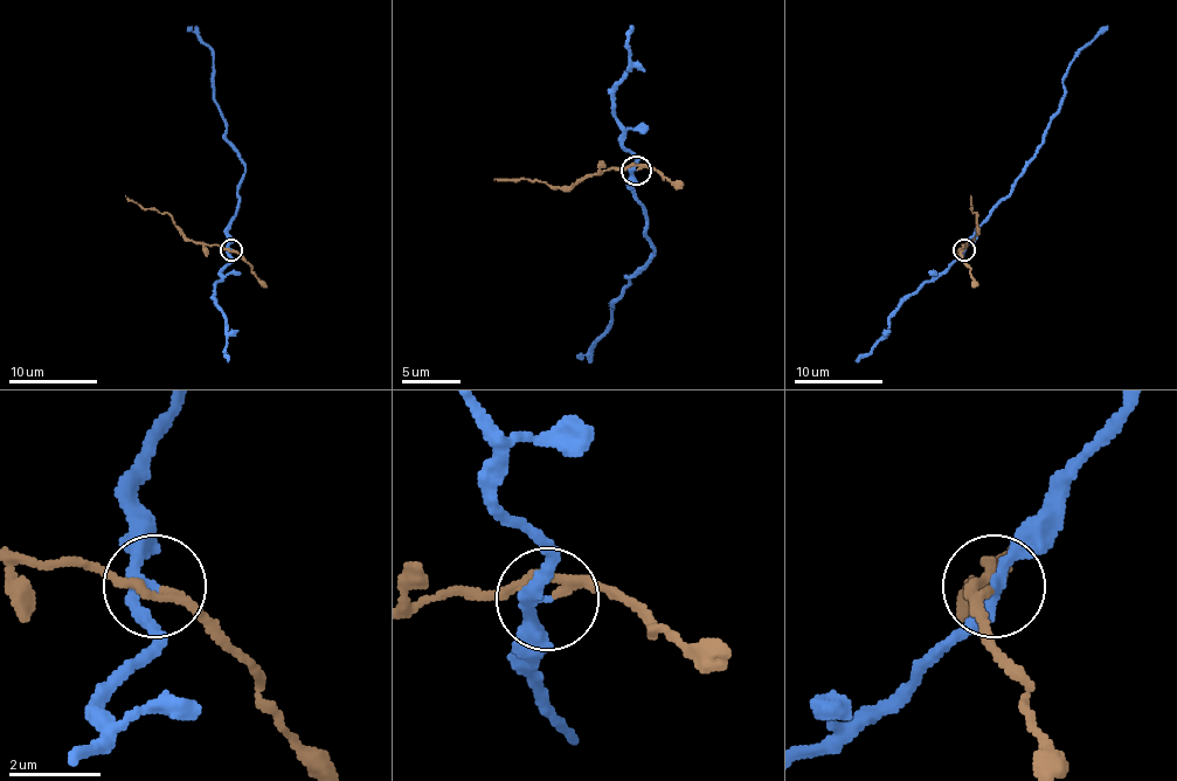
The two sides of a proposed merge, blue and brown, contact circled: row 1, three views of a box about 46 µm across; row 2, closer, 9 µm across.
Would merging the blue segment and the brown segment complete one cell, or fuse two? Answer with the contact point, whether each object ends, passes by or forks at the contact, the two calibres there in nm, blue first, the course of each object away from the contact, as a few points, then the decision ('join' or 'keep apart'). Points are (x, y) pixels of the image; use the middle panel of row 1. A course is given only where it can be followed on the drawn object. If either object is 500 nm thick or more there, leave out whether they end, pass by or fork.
(636, 170) | blue passes by | brown passes by | 240/170 nm | blue via (637, 170), (631, 189), (645, 216), (655, 255), (628, 278), (613, 302), (613, 323), (577, 358) | brown via (637, 170), (595, 172), (572, 187), (516, 178), (494, 181) | keep apart

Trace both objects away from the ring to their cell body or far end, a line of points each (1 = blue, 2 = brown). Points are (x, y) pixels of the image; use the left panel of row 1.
1: (232, 249), (227, 225), (239, 205), (246, 163), (226, 136), (226, 118), (214, 98), (214, 55), (187, 26)
2: (232, 249), (201, 244), (184, 233), (167, 213), (142, 209), (126, 195)

